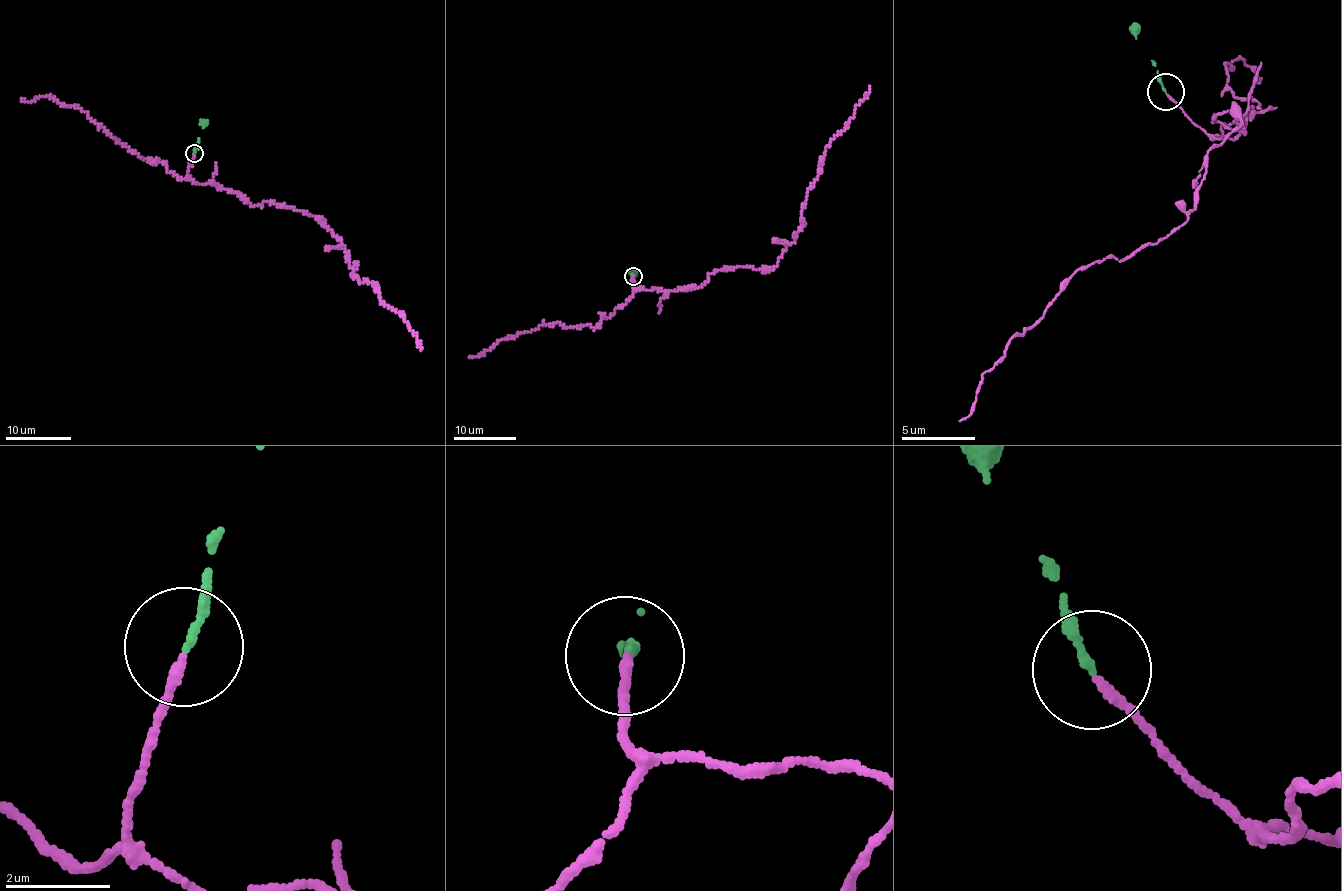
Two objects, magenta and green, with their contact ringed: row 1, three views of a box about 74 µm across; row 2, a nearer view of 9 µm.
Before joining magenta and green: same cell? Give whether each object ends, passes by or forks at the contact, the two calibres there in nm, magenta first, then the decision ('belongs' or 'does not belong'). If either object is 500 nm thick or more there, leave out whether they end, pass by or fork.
magenta ends; green ends; calibres 170 and 150 nm; belongs

